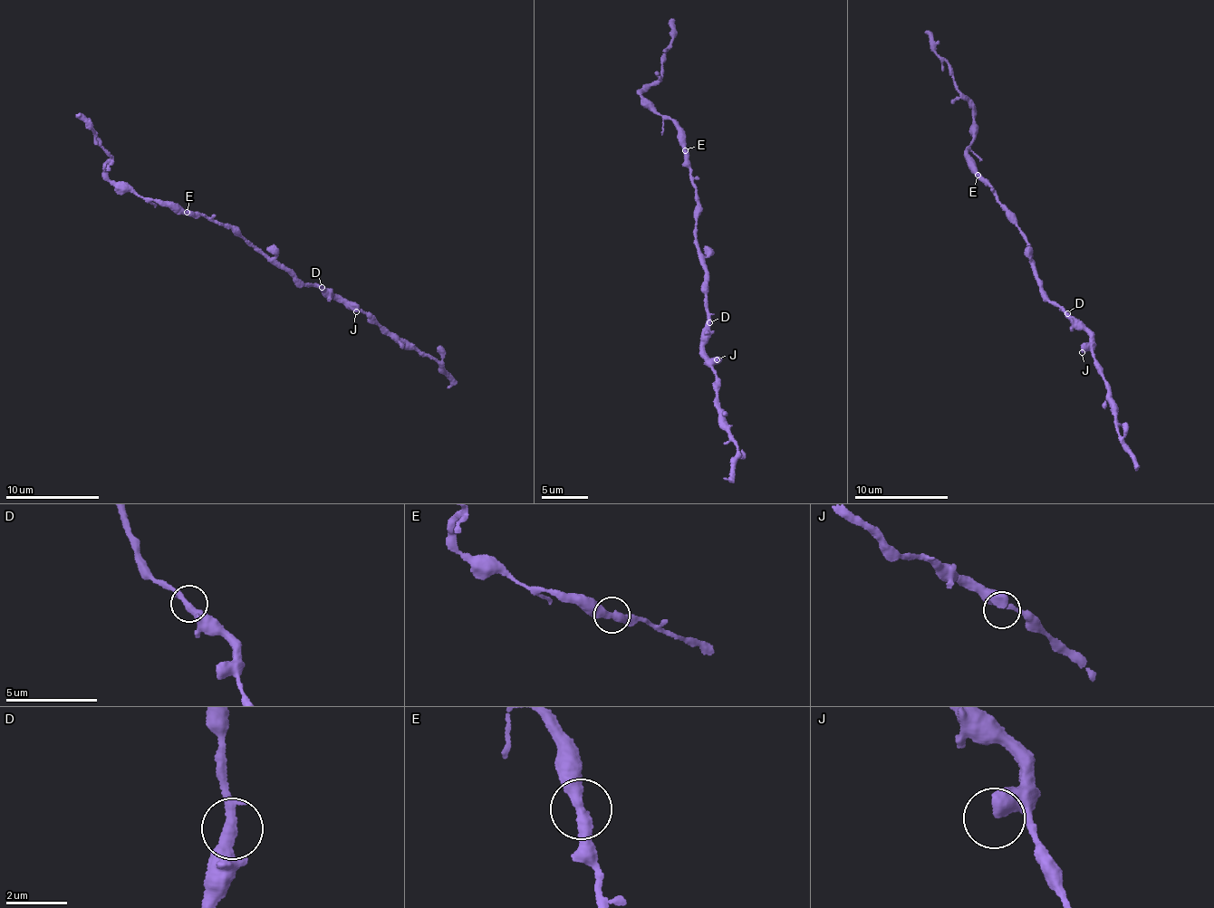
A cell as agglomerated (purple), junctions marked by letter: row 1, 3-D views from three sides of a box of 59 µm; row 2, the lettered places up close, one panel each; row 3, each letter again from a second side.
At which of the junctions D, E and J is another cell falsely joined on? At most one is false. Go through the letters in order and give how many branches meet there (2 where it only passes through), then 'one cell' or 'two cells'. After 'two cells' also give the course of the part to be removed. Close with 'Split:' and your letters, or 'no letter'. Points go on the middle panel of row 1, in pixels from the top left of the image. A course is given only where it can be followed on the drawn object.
D: 2 branches meet; one cell
E: 2 branches meet; one cell
J: 2 branches meet; one cell
Split: no letter

